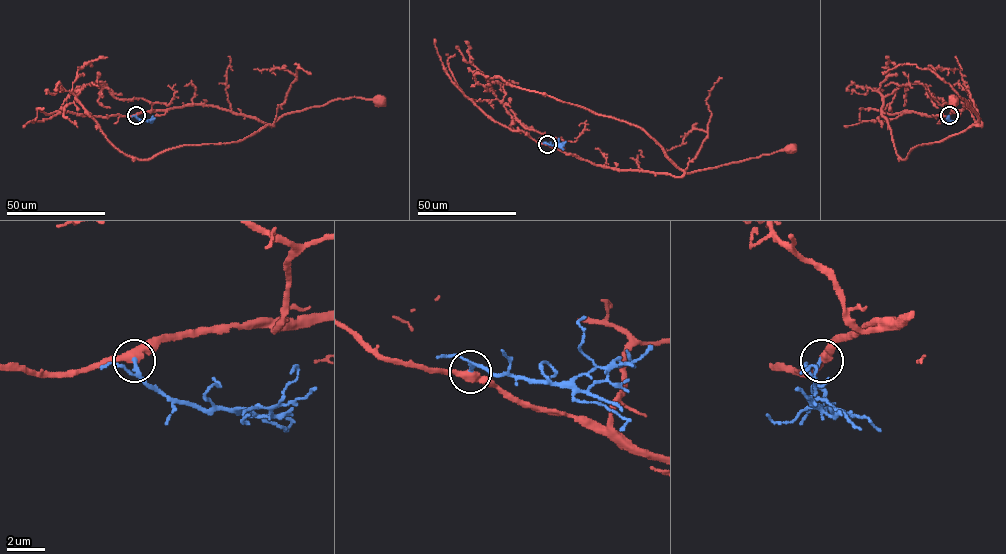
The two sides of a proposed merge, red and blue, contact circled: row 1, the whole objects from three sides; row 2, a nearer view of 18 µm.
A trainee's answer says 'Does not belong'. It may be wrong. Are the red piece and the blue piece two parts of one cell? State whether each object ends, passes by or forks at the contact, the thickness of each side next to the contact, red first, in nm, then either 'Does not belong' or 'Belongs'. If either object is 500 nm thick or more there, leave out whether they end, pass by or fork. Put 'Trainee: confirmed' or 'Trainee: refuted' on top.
Trainee: refuted
At the ring red passes by. At the ring blue passes by. Thickness 400 nm (red) against 130 nm. Belongs

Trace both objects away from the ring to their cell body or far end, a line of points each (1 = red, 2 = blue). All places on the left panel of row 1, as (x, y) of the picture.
1: (135, 115), (204, 105), (255, 117), (272, 125), (284, 115), (339, 98), (376, 100)
2: (135, 115), (143, 120), (150, 120), (152, 117)

